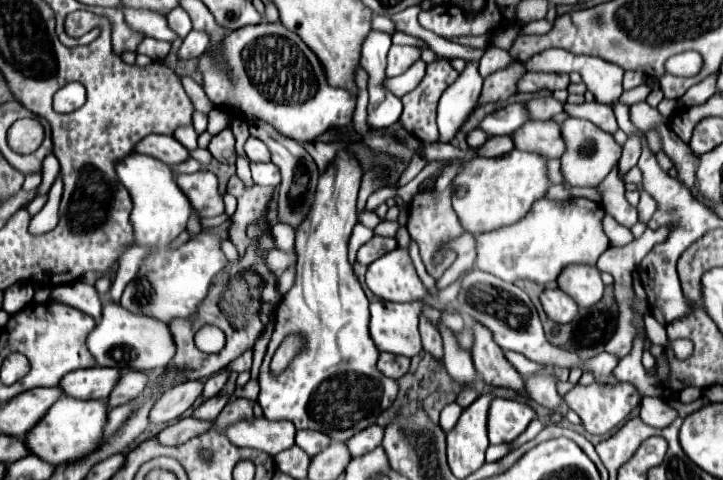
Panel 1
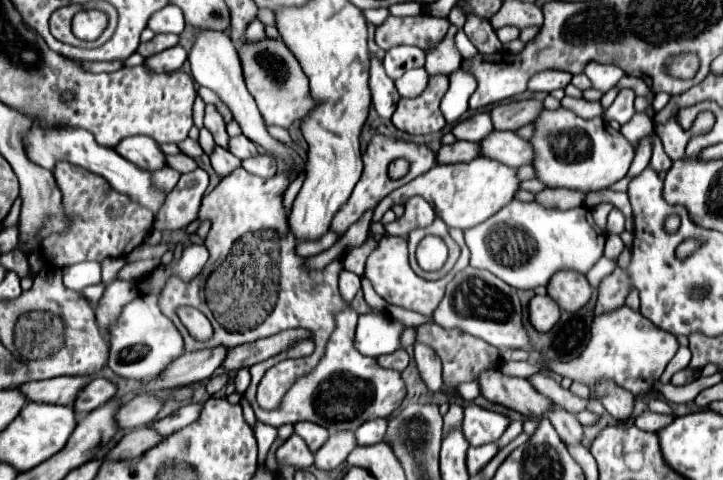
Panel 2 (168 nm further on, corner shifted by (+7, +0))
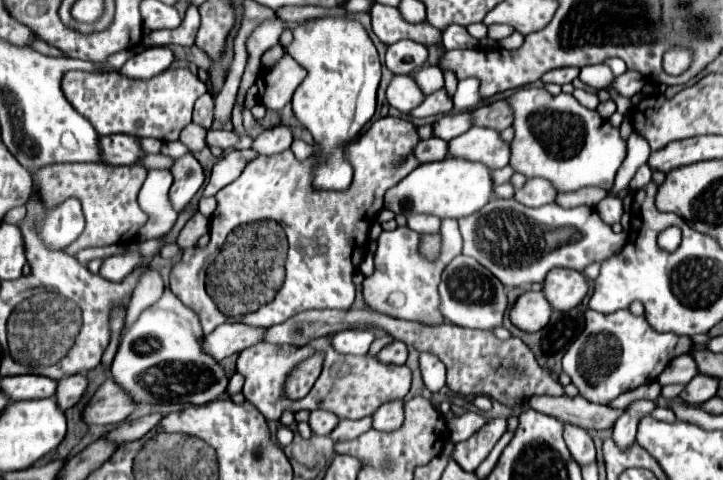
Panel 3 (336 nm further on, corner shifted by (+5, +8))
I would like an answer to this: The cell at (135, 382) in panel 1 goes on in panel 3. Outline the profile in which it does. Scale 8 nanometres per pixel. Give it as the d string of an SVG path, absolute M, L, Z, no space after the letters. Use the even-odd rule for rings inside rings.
M74 374L74 376L62 378L62 380L58 382L58 388L56 388L58 408L68 410L70 406L74 406L74 404L82 398L84 390L86 390L86 376Z

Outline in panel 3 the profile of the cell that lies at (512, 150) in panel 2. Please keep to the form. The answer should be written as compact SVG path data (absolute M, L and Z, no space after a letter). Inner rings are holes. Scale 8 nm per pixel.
M472 126L470 132L450 140L450 158L482 162L490 170L496 170L508 164L510 144L506 144L494 130Z

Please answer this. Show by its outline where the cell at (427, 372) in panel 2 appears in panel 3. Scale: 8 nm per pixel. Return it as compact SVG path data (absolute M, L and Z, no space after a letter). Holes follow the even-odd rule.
M428 352L420 354L420 370L422 370L424 384L430 392L438 392L446 384L446 368L434 354Z

